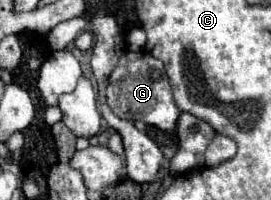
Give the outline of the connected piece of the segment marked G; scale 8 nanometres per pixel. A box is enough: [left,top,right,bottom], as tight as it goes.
[107,51,181,131]

